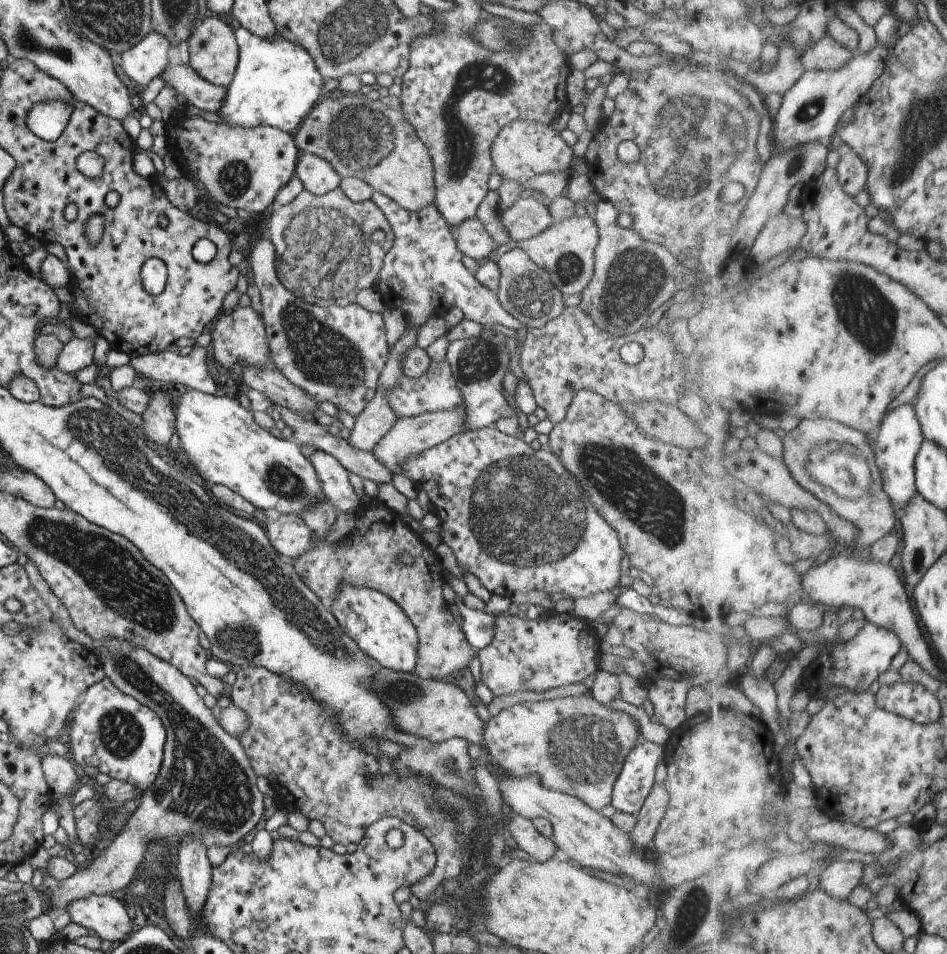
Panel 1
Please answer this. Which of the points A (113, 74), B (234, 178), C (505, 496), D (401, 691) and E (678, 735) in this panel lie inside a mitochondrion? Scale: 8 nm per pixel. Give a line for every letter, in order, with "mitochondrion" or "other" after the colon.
A: other
B: mitochondrion
C: mitochondrion
D: mitochondrion
E: other

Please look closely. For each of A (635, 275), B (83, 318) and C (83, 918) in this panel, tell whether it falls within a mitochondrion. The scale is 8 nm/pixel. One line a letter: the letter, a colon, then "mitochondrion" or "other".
A: mitochondrion
B: other
C: other

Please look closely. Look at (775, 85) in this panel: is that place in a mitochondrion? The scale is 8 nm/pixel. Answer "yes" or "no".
no

